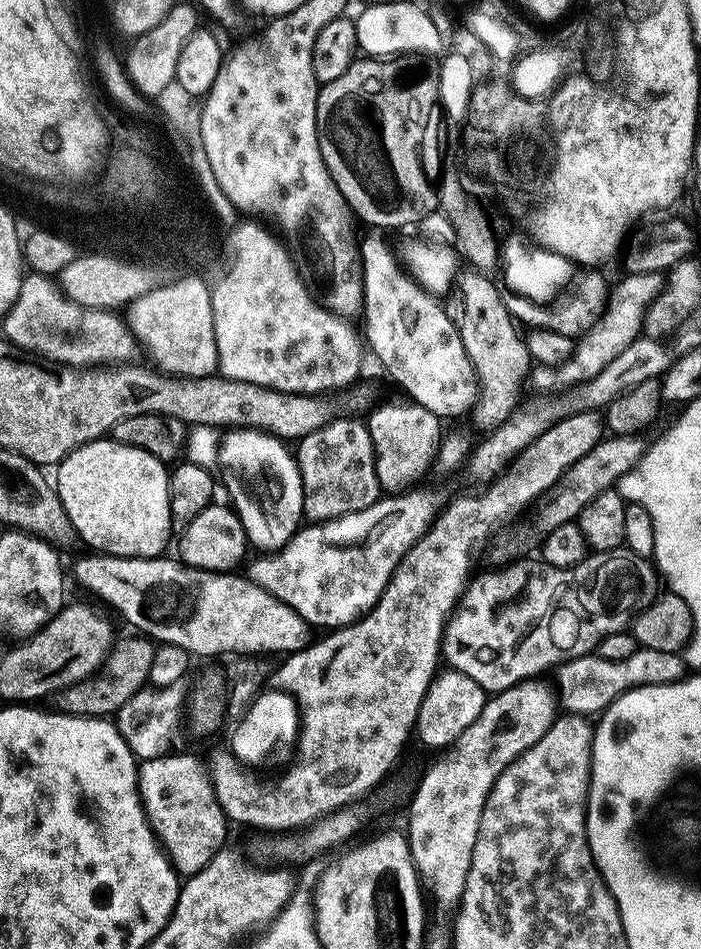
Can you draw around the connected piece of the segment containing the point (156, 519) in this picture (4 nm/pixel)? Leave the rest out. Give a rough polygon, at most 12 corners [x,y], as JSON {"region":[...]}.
{"region":[[113,438],[69,452],[54,487],[100,554],[163,557],[170,472]]}

